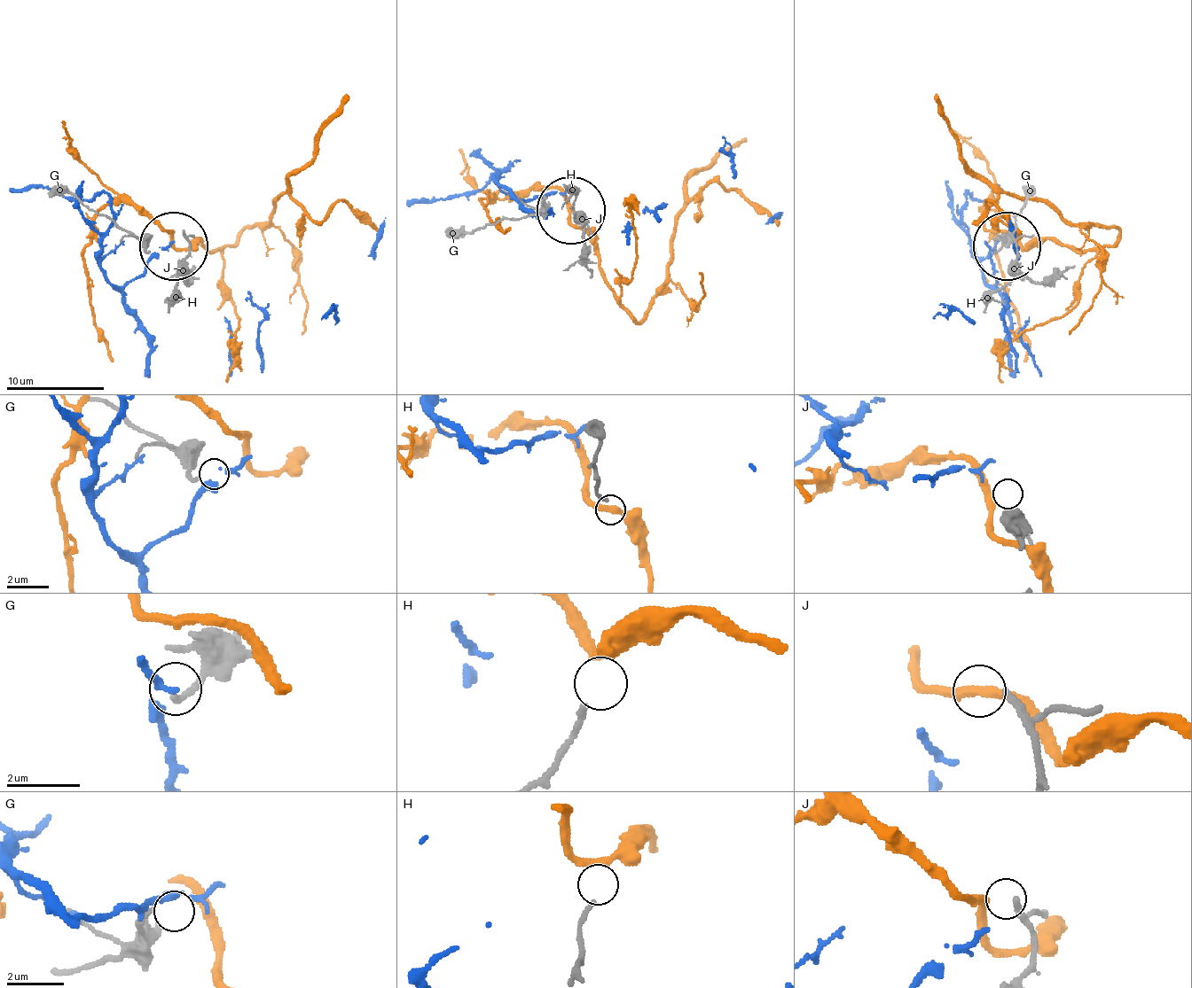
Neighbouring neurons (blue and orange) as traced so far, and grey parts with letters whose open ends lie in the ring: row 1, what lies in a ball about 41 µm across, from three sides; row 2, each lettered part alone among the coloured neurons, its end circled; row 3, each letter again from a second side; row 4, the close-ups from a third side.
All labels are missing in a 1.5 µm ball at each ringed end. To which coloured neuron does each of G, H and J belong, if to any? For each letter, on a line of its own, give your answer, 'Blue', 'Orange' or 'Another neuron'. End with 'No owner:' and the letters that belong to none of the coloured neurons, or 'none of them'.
G: Another neuron
H: Orange
J: Another neuron
No owner: G, J

